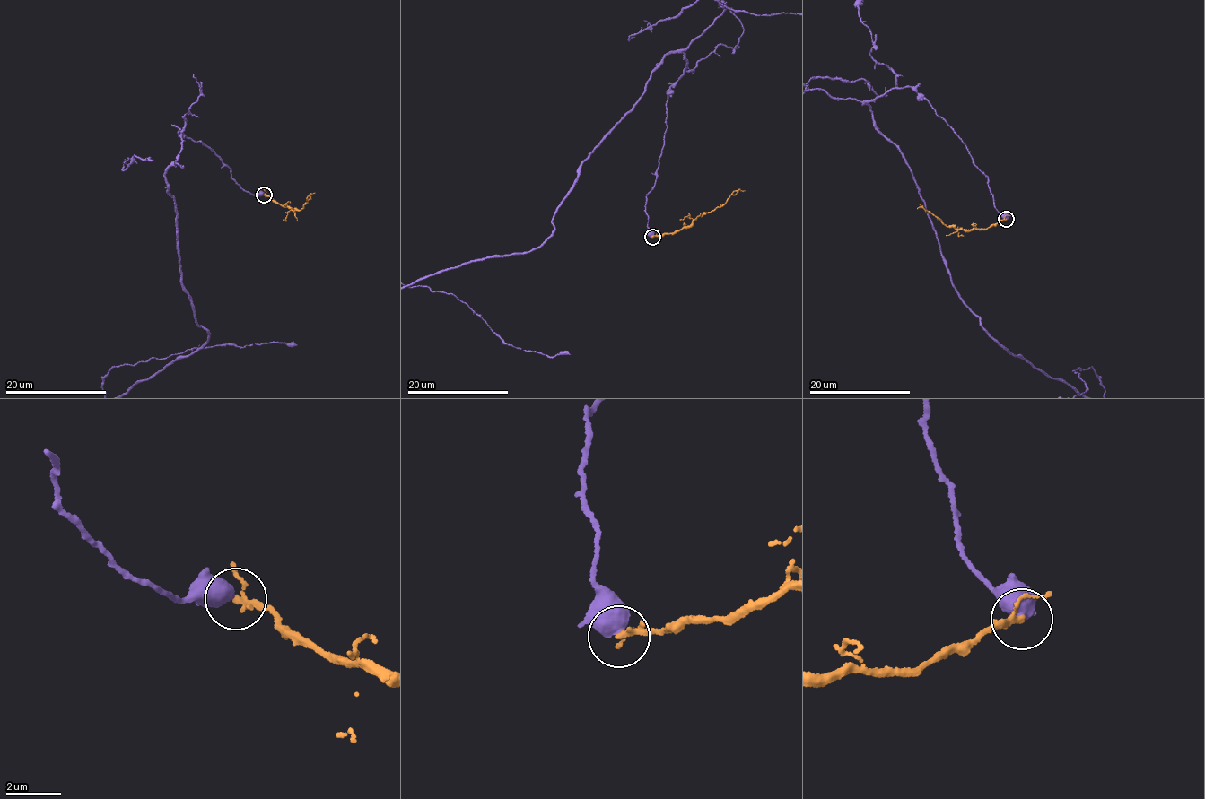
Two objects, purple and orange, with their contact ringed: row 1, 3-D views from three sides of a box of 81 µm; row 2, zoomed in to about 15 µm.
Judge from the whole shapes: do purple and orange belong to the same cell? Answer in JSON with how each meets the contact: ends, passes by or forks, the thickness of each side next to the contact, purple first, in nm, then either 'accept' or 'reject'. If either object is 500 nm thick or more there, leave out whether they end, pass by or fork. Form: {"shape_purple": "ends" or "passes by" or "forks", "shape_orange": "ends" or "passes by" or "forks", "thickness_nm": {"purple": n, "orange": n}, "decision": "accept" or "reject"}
{"thickness_nm": {"purple": 700, "orange": 160}, "decision": "reject"}

